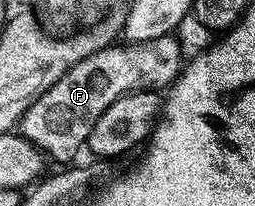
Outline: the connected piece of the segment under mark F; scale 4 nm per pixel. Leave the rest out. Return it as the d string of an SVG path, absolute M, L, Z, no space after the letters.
M174 34L154 41L110 44L88 54L88 58L80 58L80 62L60 78L60 82L40 94L40 98L36 98L22 116L20 134L53 163L55 160L58 166L69 165L77 161L74 159L78 151L86 148L86 140L92 134L92 126L96 126L96 118L100 118L116 98L129 92L169 89L183 67L182 47Z

